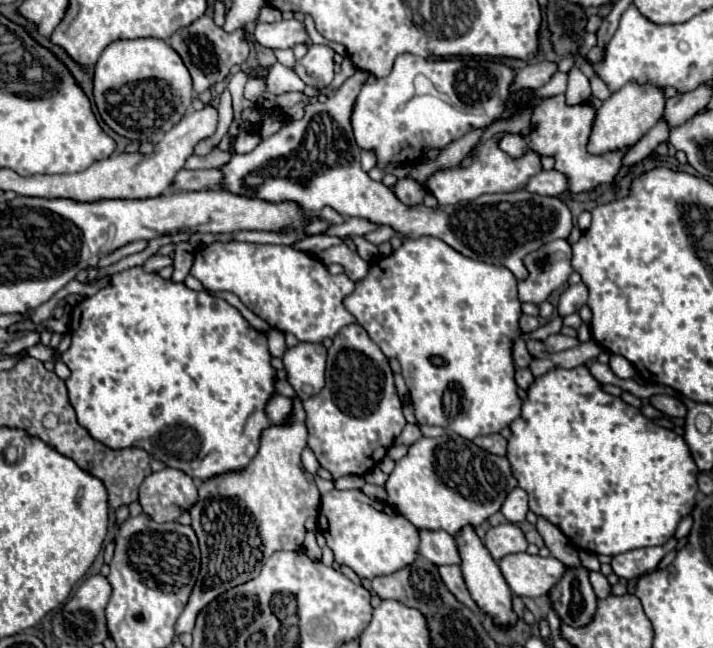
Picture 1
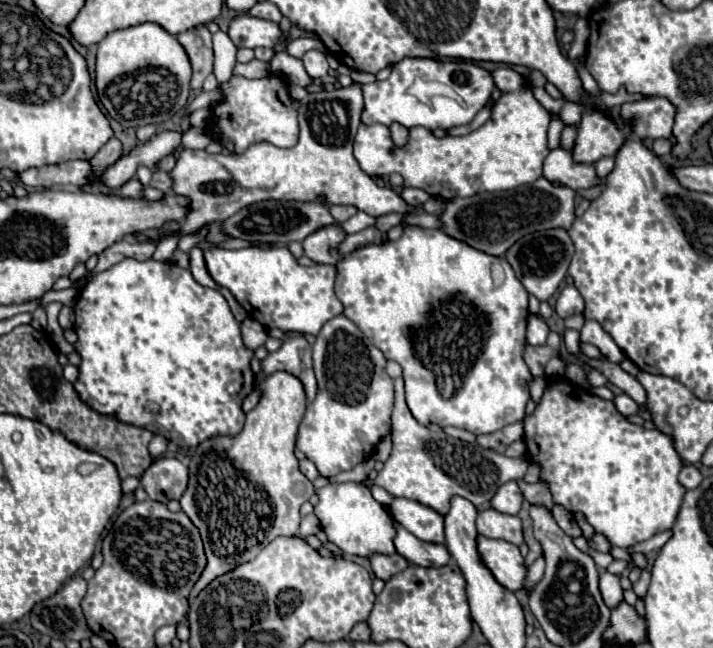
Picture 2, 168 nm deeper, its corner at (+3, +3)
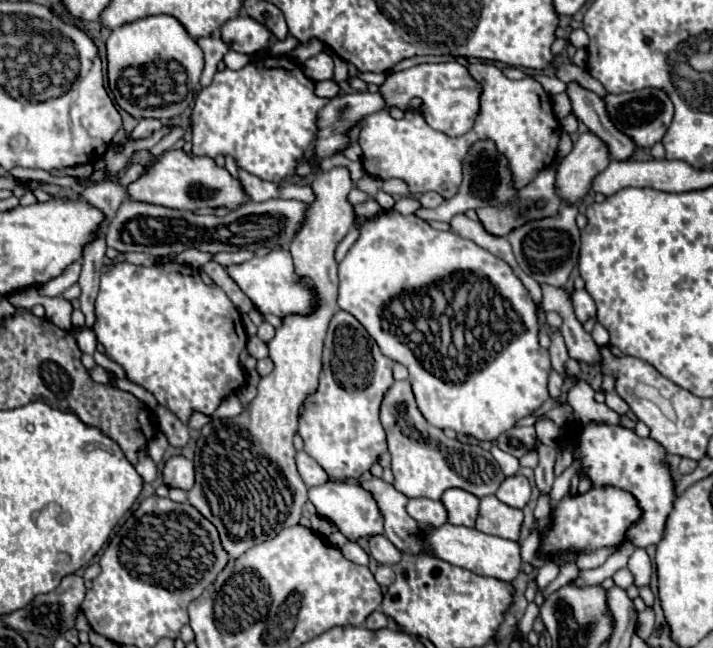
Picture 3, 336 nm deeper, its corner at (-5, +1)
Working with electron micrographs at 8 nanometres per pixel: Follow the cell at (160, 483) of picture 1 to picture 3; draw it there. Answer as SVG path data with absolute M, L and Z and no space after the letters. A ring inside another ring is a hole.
M174 455L166 461L162 477L168 487L180 487L184 491L190 491L194 485L194 465L190 459Z

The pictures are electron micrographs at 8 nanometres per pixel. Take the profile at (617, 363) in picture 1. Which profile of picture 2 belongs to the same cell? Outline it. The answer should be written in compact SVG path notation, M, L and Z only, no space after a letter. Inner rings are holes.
M586 319L584 327L580 329L580 339L586 343L592 343L600 349L600 353L610 361L610 363L622 363L626 357L620 351L620 347L614 343L614 339L600 327L600 323Z

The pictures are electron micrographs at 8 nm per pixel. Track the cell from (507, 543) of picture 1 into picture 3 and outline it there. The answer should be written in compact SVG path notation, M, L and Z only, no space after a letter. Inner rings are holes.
M488 495L480 499L476 529L488 535L496 535L502 539L518 541L522 525L522 511L510 505L504 505L496 499L496 495Z

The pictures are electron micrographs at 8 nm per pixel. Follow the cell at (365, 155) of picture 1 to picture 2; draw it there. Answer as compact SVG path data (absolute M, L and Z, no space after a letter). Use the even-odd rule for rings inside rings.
M512 69L492 71L498 89L506 91L494 109L490 119L476 131L462 137L434 137L424 127L410 129L408 145L396 149L386 125L360 125L354 139L354 157L360 169L370 177L386 177L400 173L406 187L418 187L426 193L442 199L470 197L482 191L508 191L526 183L534 183L542 177L542 161L548 155L546 131L550 113L534 99L526 79Z

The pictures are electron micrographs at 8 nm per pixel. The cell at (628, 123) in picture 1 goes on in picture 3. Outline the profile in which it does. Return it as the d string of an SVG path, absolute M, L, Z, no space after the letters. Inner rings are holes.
M584 133L574 149L560 161L556 169L556 193L568 205L580 205L592 187L592 179L610 163L606 145L594 135Z

